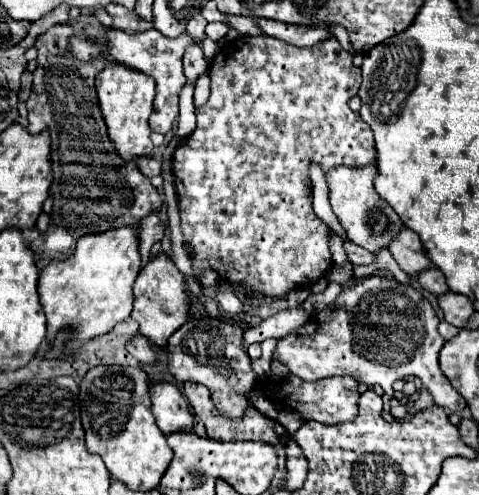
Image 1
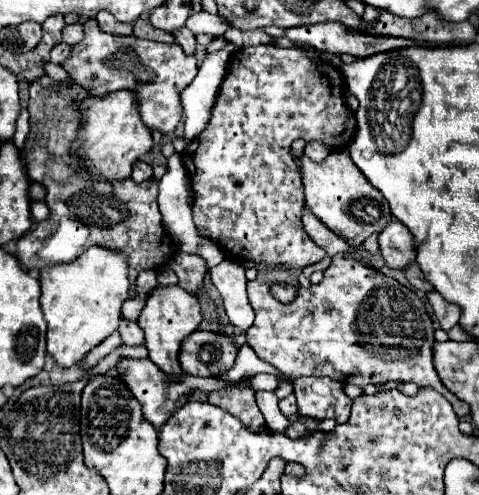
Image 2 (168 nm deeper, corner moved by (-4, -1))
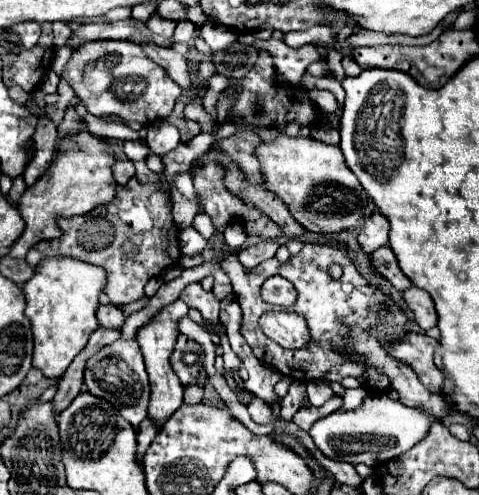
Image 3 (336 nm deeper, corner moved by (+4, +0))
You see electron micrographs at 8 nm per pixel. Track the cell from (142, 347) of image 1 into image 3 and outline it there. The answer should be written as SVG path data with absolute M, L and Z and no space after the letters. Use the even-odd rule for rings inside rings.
M100 305L96 309L96 317L102 327L122 327L126 315L116 307L116 305Z

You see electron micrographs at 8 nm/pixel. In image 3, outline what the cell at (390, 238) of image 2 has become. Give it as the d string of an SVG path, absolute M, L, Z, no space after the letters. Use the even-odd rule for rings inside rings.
M372 213L366 223L362 225L358 239L358 245L362 247L364 253L372 253L374 249L382 247L388 243L388 231L390 231L390 223L384 215L380 213Z

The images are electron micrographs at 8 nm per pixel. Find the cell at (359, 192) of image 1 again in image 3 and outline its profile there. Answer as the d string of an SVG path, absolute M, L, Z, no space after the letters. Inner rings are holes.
M280 133L274 141L260 143L256 147L256 157L266 177L266 189L284 201L290 215L306 231L338 233L362 223L368 193L348 169L340 147L326 145L312 137L288 137Z

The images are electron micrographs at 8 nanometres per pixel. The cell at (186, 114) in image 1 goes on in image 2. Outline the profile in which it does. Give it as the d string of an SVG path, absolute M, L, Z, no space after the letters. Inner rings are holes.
M228 44L224 50L208 54L202 66L198 68L198 74L192 80L192 84L188 84L182 90L180 100L182 100L182 108L186 114L182 138L186 142L196 138L208 124L210 108L214 106L216 94L220 90L220 82L224 80L224 74L226 74L226 68L234 50L236 46Z

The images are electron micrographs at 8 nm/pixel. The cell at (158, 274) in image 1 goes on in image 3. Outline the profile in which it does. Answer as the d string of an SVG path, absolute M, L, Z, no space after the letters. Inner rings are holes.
M176 299L174 303L170 303L168 307L164 307L154 319L150 319L144 327L138 329L136 333L136 341L140 343L140 349L144 353L144 365L150 377L150 401L148 401L148 417L152 417L152 421L160 421L164 425L164 421L168 421L168 417L172 417L172 413L182 405L182 393L184 387L180 385L176 373L170 367L170 355L172 355L172 347L176 345L176 337L178 337L178 319L188 315L188 305L182 299Z

